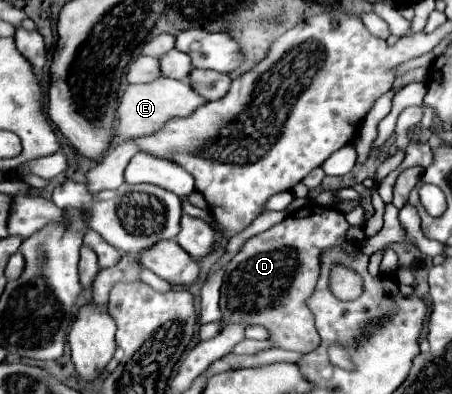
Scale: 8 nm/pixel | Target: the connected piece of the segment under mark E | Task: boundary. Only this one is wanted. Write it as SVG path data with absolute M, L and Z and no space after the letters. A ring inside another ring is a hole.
M160 77L152 83L146 85L128 85L120 93L120 105L118 105L118 123L116 123L116 137L126 139L126 137L142 137L156 133L164 127L166 121L174 117L188 117L192 115L198 107L206 105L208 99L198 95L190 83L176 81L176 79L166 79Z

